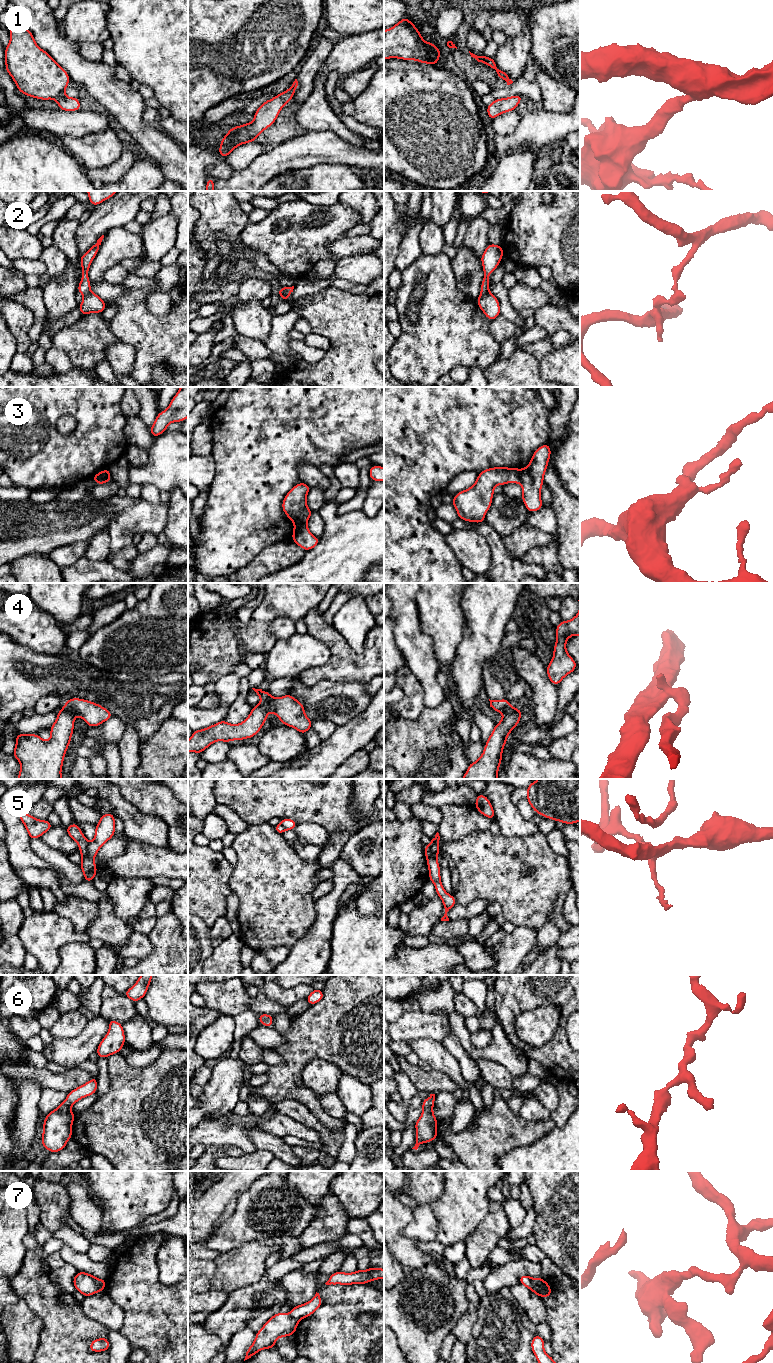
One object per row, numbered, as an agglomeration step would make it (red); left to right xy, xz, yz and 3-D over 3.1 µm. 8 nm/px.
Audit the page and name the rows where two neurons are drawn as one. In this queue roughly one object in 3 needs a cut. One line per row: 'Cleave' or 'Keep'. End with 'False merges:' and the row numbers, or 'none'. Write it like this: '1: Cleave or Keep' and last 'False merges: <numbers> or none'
1: Keep
2: Cleave
3: Cleave
4: Cleave
5: Cleave
6: Keep
7: Cleave
False merges: 2, 3, 4, 5, 7

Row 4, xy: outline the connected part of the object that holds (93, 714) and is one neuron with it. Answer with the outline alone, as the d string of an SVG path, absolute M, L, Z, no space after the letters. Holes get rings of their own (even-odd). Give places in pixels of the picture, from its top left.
M71 698L65 701L65 705L80 716L88 727L96 727L113 717L113 714L106 708L85 699Z

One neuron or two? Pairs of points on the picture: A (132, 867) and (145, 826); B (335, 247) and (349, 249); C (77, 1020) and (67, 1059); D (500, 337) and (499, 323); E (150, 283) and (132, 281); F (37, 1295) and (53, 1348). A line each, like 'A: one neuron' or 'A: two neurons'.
A: two neurons
B: one neuron
C: two neurons
D: one neuron
E: one neuron
F: one neuron

